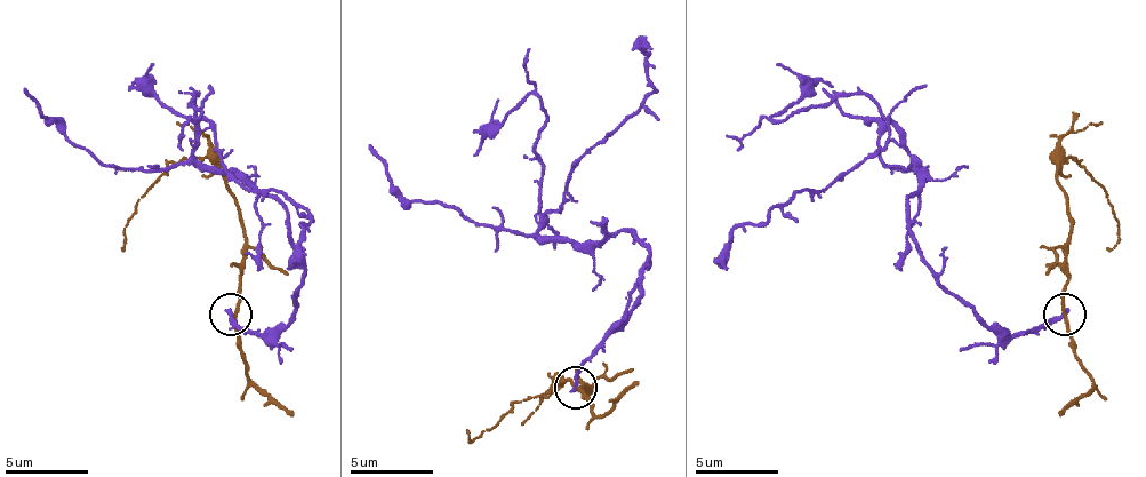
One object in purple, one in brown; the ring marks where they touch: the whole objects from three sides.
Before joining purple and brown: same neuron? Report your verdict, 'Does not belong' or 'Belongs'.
Does not belong

